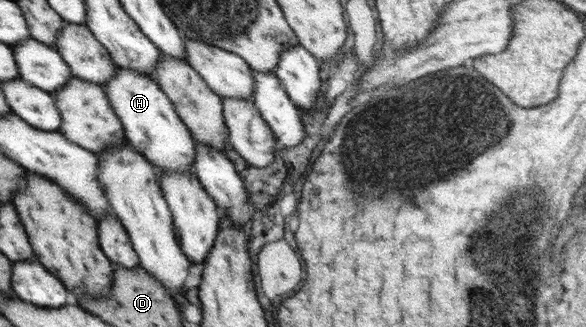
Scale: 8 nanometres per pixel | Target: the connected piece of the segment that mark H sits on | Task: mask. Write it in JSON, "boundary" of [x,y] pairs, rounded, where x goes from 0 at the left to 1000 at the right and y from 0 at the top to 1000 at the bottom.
{"boundary":[[[201,199],[198,205],[198,220],[176,257],[176,266],[193,336],[210,376],[218,440],[247,474],[270,526],[331,526],[328,514],[333,486],[333,428],[273,257],[251,226]]]}

